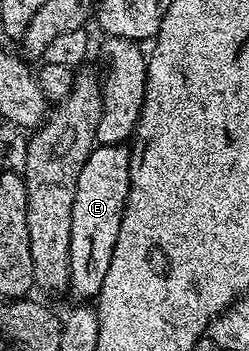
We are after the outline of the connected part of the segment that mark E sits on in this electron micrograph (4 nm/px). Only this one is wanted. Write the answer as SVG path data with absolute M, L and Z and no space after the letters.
M124 144L97 145L82 166L70 220L68 290L76 300L95 299L102 288L102 280L106 280L110 256L114 256L114 244L118 244L118 232L122 228L122 216L132 187L131 168L132 155Z

